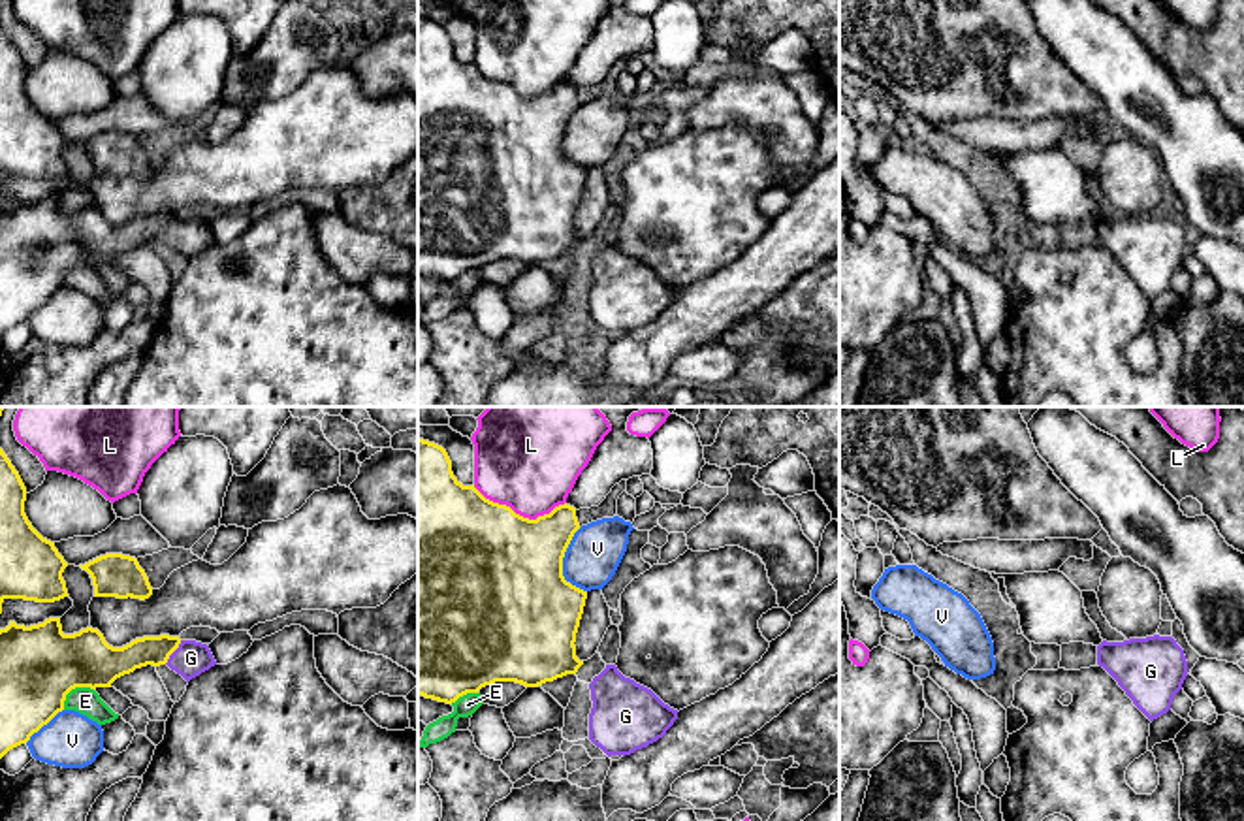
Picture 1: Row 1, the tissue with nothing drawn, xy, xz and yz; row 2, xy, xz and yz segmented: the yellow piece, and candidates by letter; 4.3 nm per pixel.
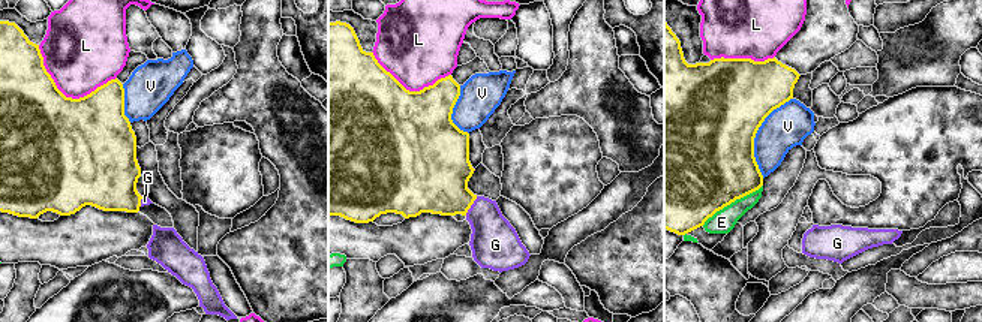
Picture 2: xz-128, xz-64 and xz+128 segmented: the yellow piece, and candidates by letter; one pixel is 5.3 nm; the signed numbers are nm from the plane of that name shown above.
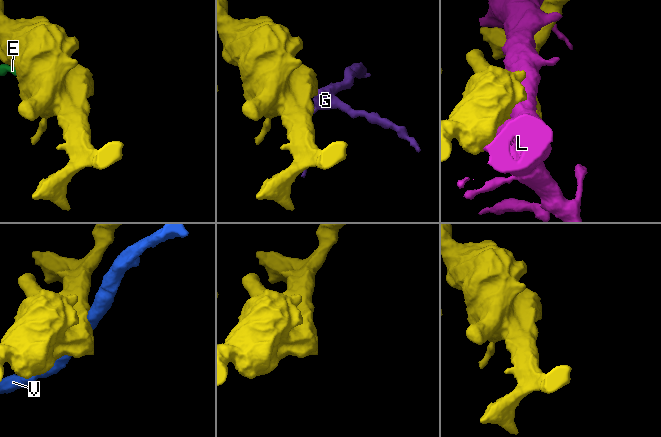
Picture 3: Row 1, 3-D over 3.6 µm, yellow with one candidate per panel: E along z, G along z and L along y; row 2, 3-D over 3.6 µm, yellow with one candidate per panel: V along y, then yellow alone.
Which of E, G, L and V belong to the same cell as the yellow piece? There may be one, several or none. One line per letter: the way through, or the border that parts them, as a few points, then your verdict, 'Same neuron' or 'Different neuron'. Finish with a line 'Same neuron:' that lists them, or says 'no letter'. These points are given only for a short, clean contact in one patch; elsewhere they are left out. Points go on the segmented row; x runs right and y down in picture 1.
E: Different neuron
G: Path across: xy (149, 650), (174, 650), (191, 658). Same neuron
L: Different neuron
V: Different neuron
Same neuron: G

